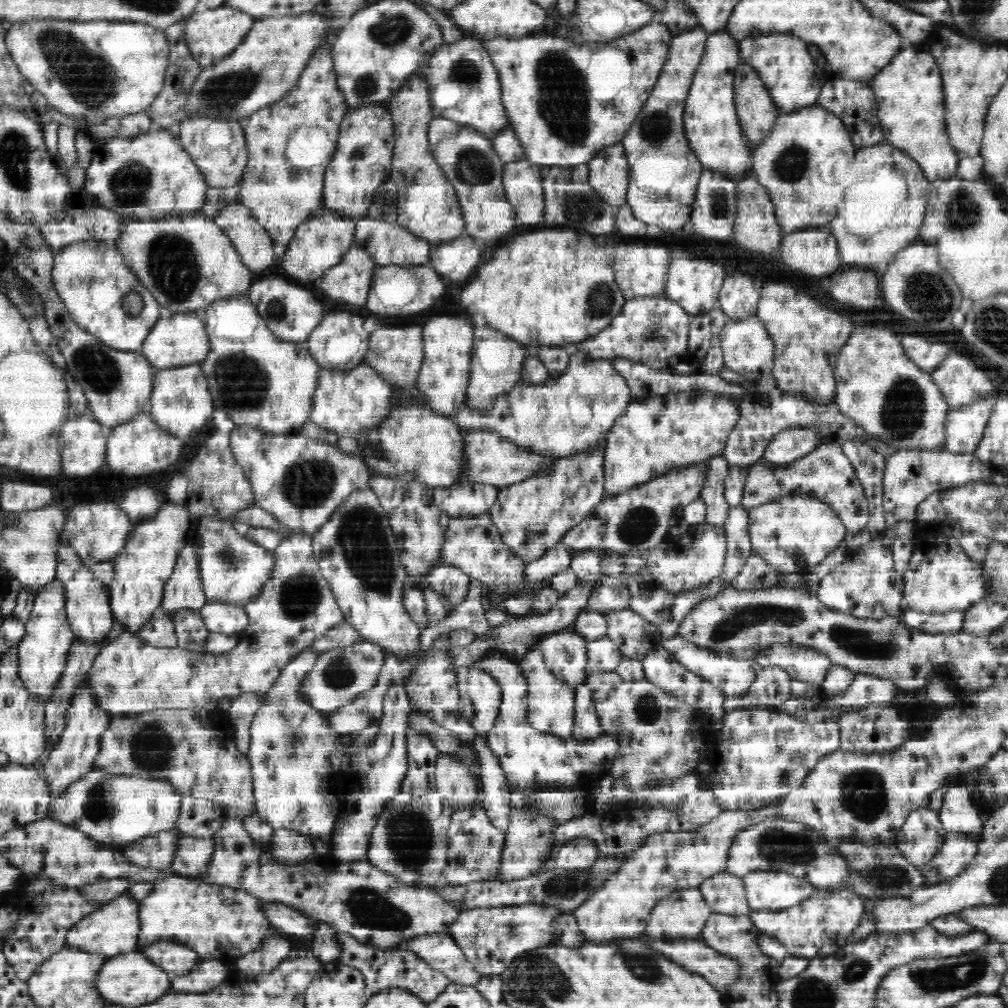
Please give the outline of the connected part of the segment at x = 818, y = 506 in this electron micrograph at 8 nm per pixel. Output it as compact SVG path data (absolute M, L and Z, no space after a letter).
M782 496L780 500L774 502L766 502L766 504L756 505L748 508L748 530L751 538L751 548L759 556L762 556L776 572L782 574L803 573L806 568L816 566L830 554L836 550L844 536L847 534L843 521L838 515L822 500L816 500L813 496Z

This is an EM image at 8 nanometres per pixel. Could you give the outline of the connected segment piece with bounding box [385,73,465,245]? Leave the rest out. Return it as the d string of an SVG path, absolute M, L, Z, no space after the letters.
M413 73L399 92L386 102L394 123L395 147L392 172L389 176L397 186L397 223L414 236L431 244L450 241L464 234L465 220L455 189L434 159L428 142L429 124L434 120L430 104L431 86L421 74Z

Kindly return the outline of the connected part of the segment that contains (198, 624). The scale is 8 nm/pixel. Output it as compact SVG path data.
M178 610L170 616L175 624L177 647L184 650L203 652L204 642L208 638L209 630L203 623L199 610Z

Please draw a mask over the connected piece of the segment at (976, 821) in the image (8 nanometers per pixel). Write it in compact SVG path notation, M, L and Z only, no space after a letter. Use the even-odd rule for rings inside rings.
M954 786L943 791L946 798L940 810L940 822L944 830L947 833L961 833L968 836L976 836L978 833L980 837L984 824L980 822L980 812L976 812L968 788Z

